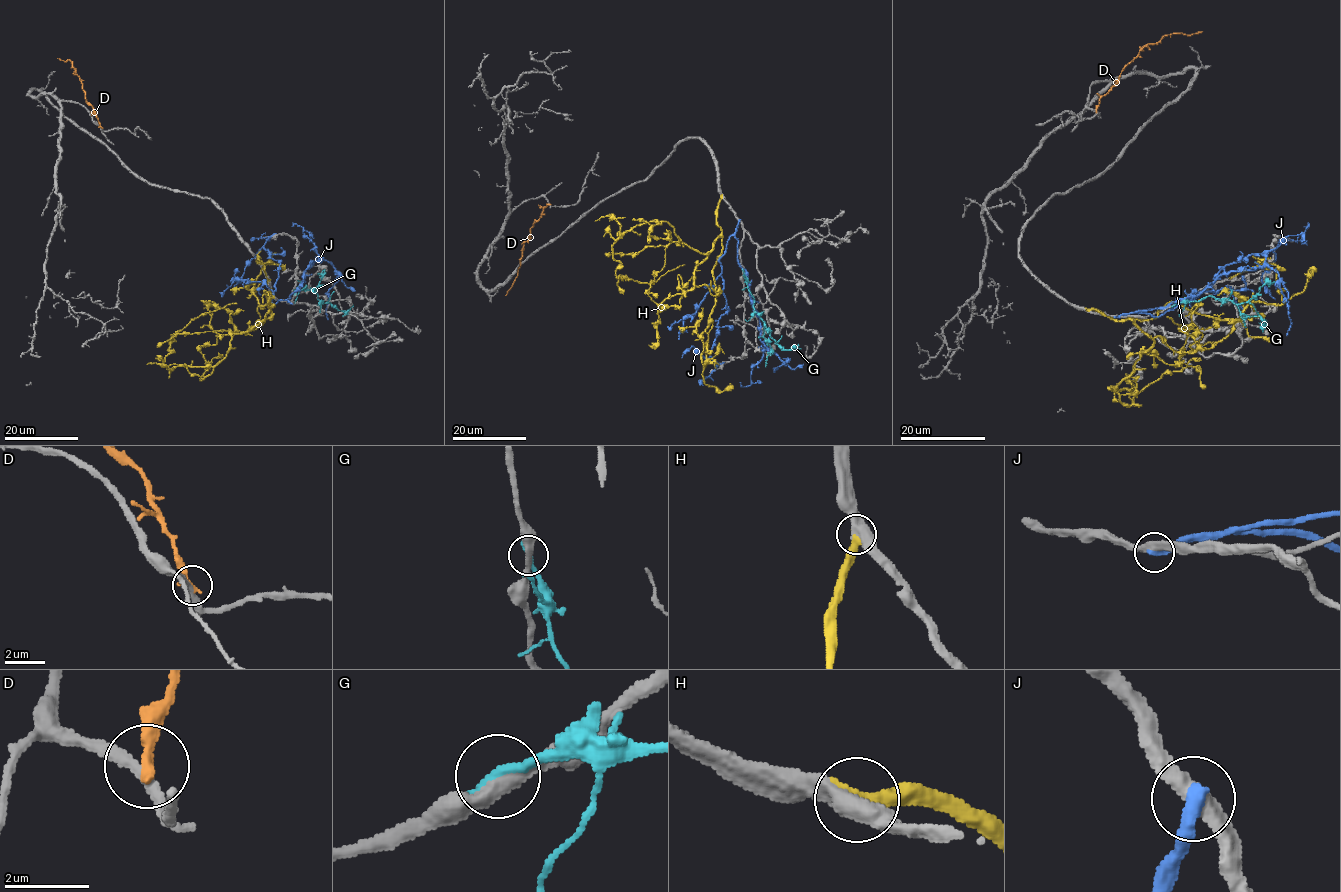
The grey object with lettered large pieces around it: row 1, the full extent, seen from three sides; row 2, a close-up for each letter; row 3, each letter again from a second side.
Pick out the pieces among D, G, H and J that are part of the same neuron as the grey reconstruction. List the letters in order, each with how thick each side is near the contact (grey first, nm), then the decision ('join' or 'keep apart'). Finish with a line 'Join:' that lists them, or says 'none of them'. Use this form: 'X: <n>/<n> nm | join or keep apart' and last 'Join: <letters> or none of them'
D: 240/320 nm | keep apart
G: 320/300 nm | keep apart
H: 480/480 nm | join
J: 360/400 nm | keep apart
Join: H

